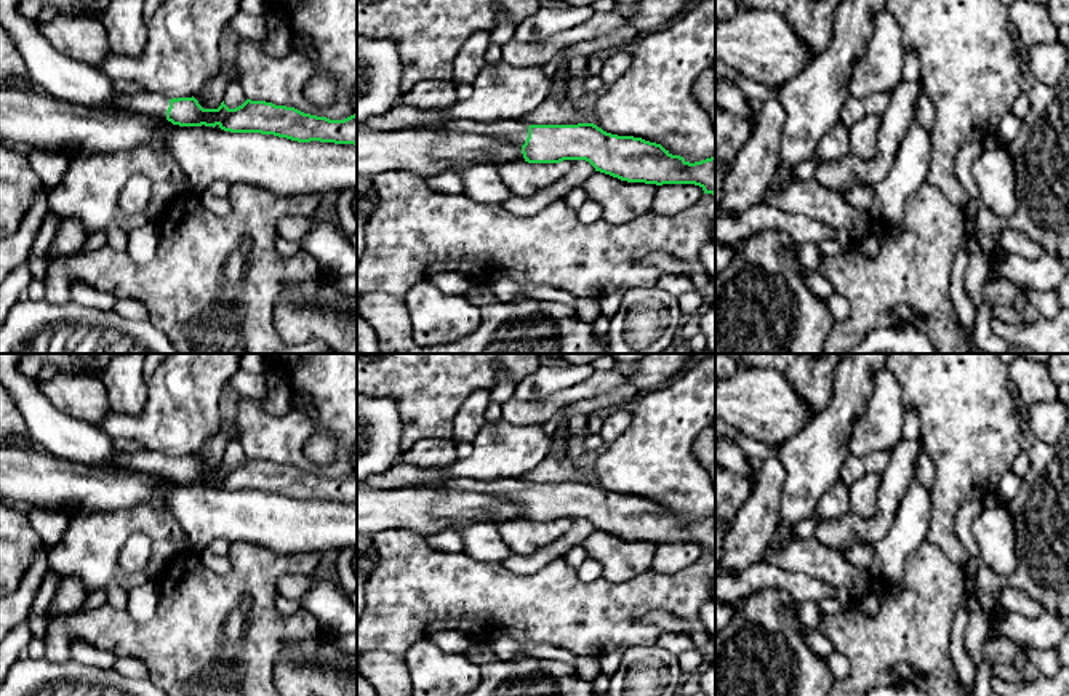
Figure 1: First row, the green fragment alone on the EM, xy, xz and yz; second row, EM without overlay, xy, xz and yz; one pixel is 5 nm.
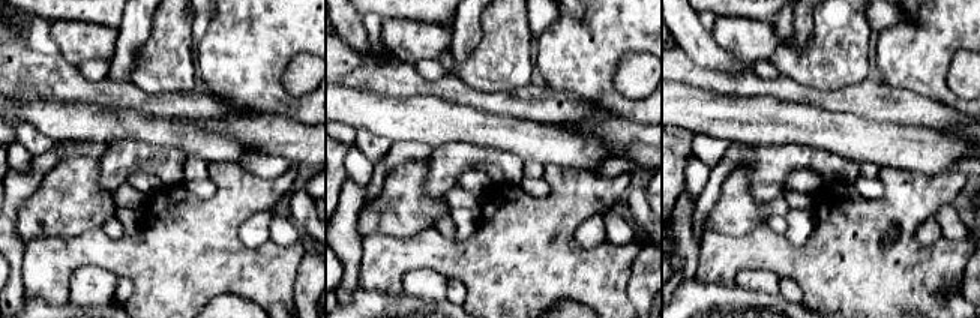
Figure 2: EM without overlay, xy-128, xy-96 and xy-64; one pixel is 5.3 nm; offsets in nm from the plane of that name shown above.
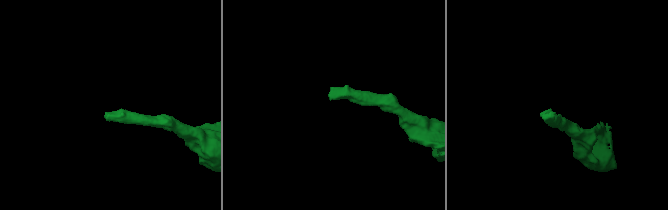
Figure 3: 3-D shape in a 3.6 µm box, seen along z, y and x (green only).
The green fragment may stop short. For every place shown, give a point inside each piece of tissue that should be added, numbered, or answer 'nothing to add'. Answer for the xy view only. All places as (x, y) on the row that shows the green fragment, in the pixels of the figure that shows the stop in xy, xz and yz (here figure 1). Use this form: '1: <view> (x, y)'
1: xy (146, 103)

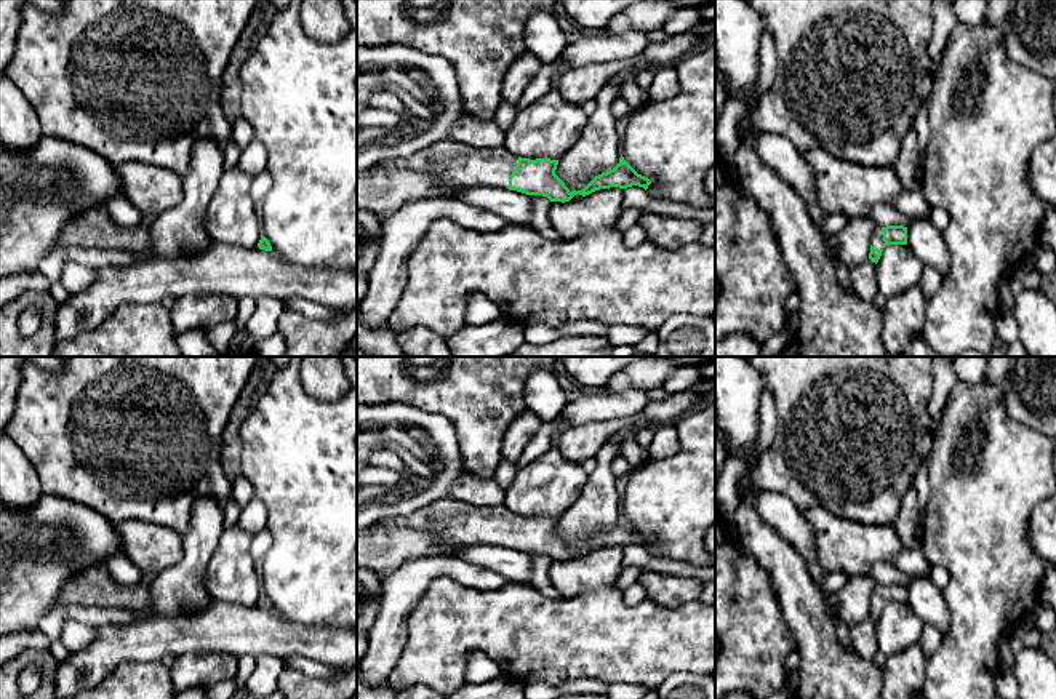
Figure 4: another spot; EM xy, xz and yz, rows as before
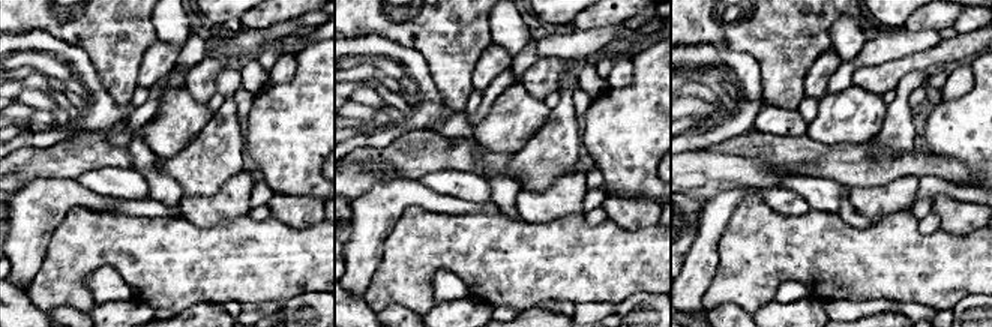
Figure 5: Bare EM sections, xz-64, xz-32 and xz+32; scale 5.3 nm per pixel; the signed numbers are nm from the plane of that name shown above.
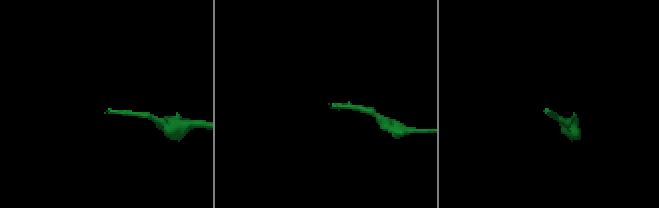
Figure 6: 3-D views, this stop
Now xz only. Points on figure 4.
1: xz (453, 163)

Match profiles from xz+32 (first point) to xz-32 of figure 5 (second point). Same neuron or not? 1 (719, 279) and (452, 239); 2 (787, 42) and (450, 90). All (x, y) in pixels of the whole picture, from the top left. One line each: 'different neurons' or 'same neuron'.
1: same neuron
2: same neuron

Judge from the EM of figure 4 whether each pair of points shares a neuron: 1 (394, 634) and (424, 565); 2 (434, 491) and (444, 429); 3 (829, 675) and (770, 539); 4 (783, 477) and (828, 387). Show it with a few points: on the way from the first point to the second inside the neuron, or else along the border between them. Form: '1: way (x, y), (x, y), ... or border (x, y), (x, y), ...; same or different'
1: way (394, 616), (400, 591), (408, 583); same
2: way (447, 475), (447, 445); same
3: way (816, 642), (815, 629), (807, 618), (789, 573); same
4: way (805, 455), (828, 432), (828, 410); same

